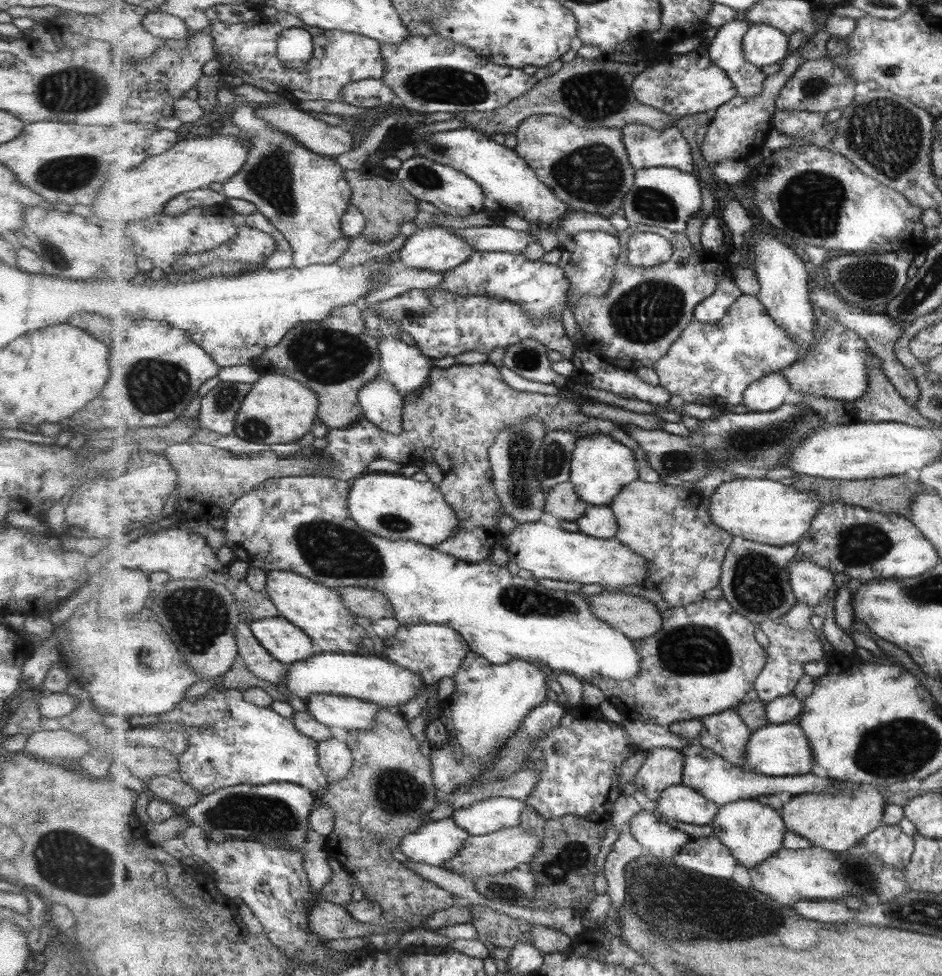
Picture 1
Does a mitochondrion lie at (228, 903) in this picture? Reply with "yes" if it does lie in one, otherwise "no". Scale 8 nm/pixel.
no

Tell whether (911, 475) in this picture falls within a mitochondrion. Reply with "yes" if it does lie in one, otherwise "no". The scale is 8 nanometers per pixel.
no

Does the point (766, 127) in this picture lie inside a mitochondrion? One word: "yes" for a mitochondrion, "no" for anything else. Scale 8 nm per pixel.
no

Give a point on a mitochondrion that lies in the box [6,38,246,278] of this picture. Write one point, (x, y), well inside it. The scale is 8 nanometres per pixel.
(54, 90)

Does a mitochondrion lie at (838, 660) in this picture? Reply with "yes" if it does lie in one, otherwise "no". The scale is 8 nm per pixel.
no

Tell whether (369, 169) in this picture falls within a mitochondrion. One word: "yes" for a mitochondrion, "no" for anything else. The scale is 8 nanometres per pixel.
no

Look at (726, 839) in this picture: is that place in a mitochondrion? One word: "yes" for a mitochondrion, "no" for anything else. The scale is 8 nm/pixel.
no

